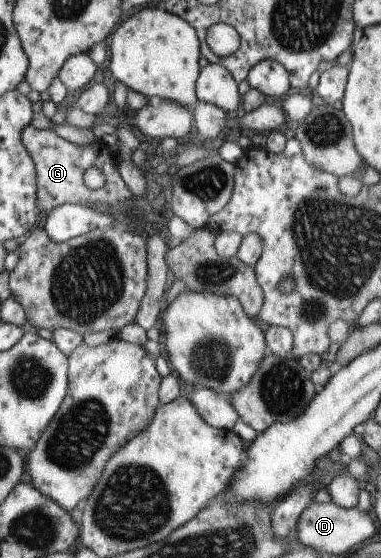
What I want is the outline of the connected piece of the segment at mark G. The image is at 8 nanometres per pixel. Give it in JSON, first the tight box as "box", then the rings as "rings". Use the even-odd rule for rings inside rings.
{"box":[21,126,130,214],"rings":[[[34,126],[24,127],[21,134],[28,154],[33,158],[37,170],[37,205],[39,212],[49,214],[55,208],[65,204],[90,205],[96,209],[110,210],[116,204],[129,199],[130,190],[118,175],[118,165],[114,161],[116,152],[110,150],[108,144],[95,140],[86,146],[76,146],[53,131],[41,131]],[[90,168],[98,168],[105,176],[105,184],[99,189],[86,186],[84,174]]]}

